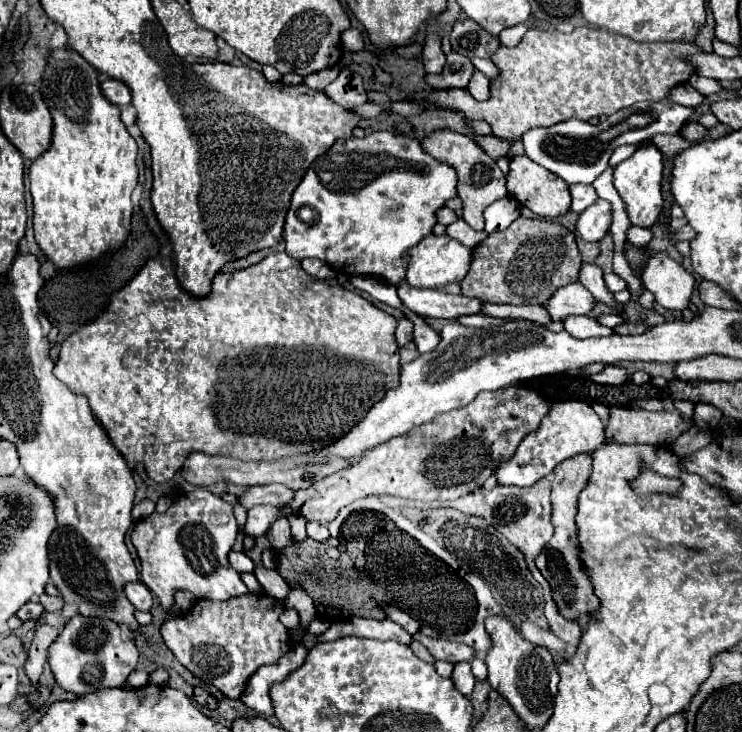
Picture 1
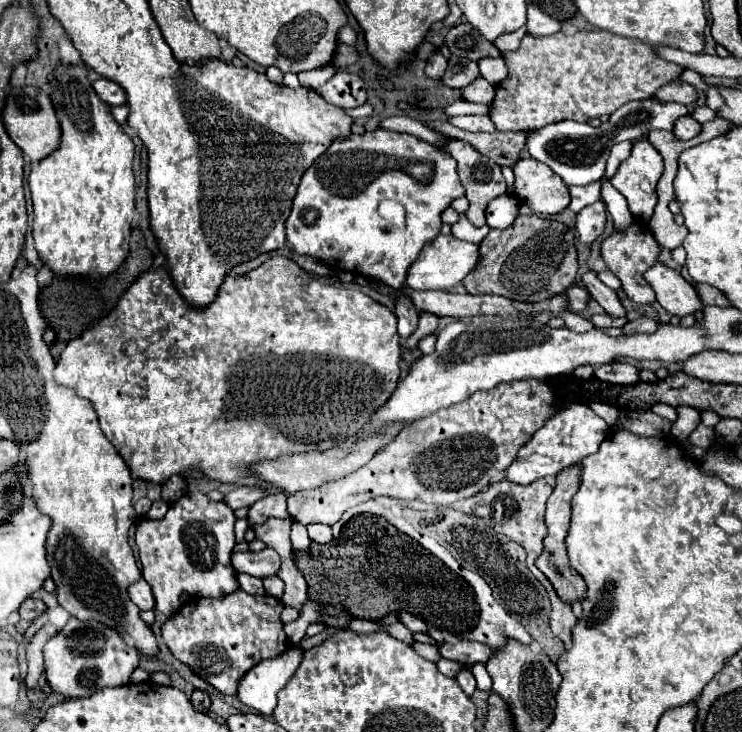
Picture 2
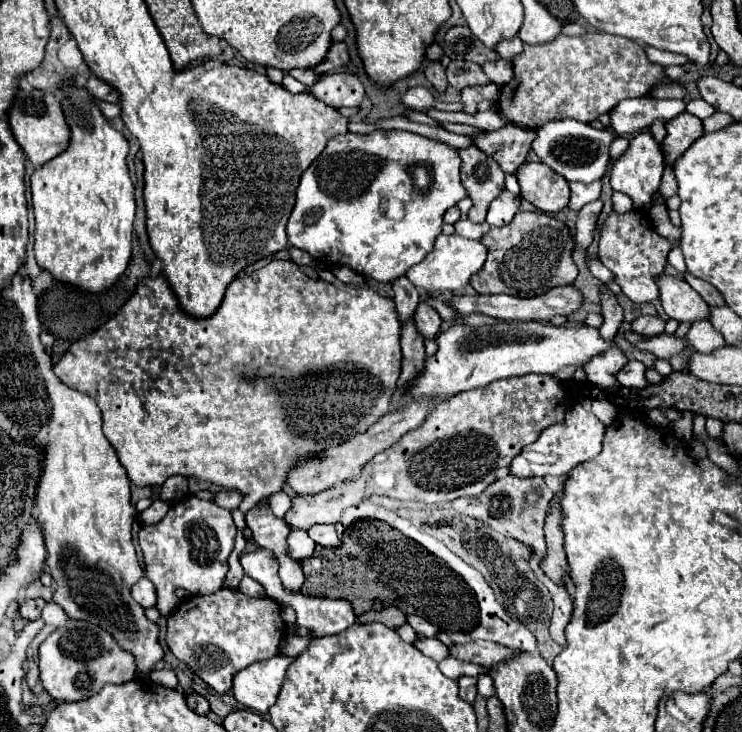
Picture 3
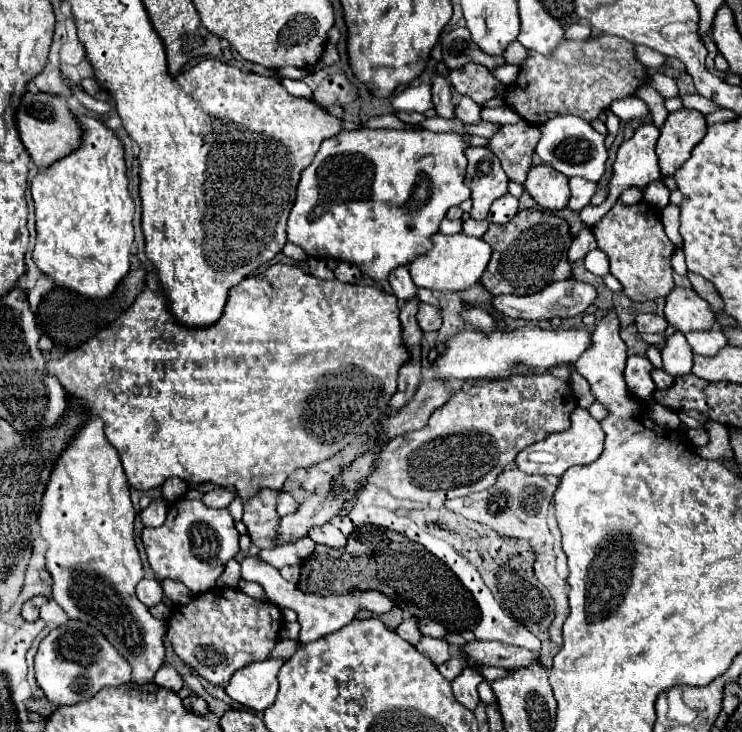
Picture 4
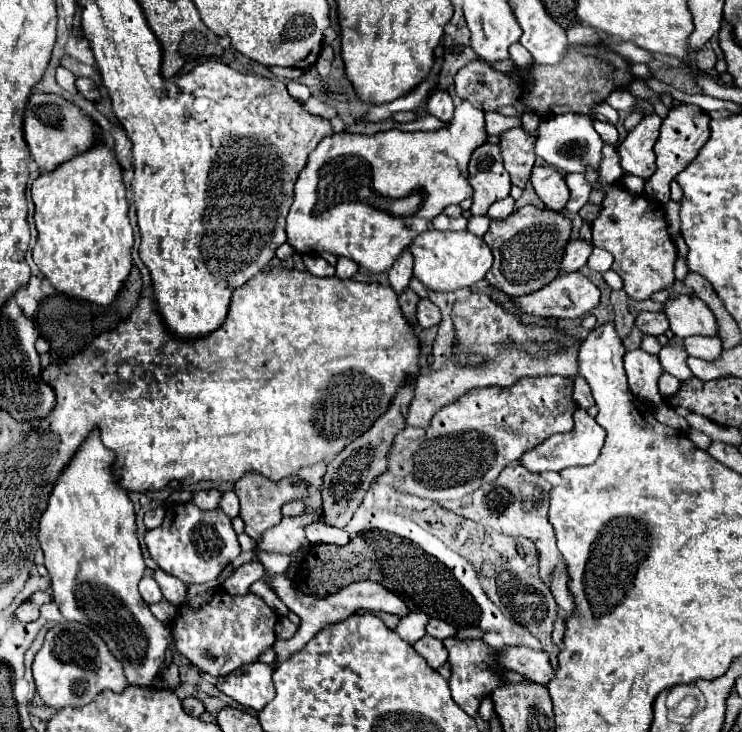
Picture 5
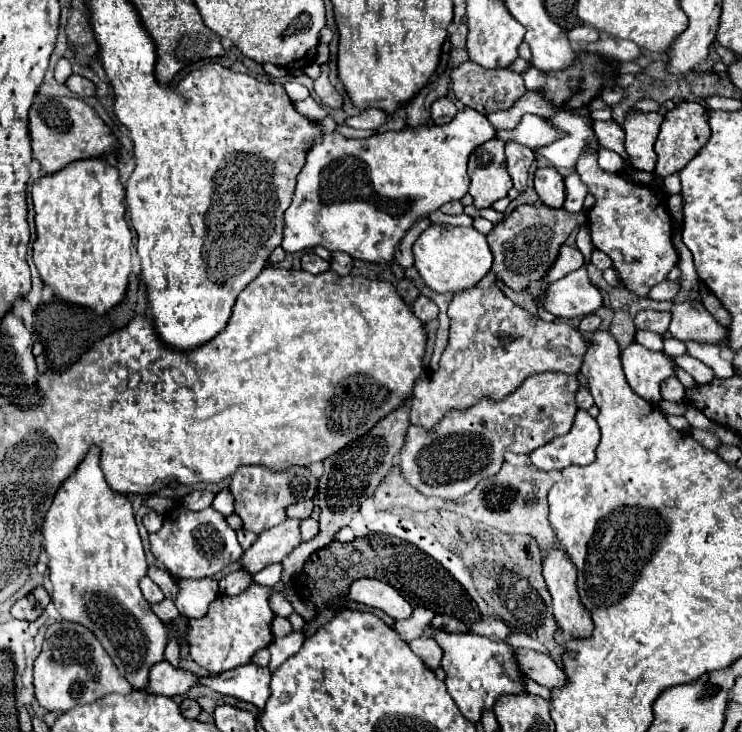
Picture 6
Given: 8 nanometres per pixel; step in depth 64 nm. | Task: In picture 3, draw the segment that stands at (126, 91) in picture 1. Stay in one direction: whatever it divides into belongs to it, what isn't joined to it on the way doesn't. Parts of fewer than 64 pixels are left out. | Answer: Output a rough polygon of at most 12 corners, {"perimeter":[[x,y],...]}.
{"perimeter":[[92,76],[86,88],[94,98],[118,104],[118,90]]}

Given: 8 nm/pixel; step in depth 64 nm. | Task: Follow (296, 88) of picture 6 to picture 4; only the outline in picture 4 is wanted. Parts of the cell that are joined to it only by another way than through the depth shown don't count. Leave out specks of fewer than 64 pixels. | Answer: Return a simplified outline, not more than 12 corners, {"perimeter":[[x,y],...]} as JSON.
{"perimeter":[[282,80],[284,88],[300,98],[312,98],[306,82]]}

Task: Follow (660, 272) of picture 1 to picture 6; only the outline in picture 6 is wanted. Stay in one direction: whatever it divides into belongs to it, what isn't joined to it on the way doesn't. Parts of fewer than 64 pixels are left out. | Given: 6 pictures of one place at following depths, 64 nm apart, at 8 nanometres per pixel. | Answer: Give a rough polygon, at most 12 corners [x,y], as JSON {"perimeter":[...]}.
{"perimeter":[[698,300],[674,304],[670,332],[686,342],[720,342],[726,330]]}

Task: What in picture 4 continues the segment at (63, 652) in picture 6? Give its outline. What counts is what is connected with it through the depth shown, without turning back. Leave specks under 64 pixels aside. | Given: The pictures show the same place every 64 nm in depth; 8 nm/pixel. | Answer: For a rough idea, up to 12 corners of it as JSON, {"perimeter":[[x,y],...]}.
{"perimeter":[[94,626],[54,628],[34,658],[54,704],[130,682],[130,664]]}

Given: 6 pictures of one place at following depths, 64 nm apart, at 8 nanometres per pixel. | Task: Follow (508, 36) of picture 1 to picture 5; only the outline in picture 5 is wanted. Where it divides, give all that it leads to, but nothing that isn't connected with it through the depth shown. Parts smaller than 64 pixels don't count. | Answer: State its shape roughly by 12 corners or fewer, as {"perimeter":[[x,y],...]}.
{"perimeter":[[520,42],[510,46],[510,60],[518,70],[532,64],[530,52]]}

